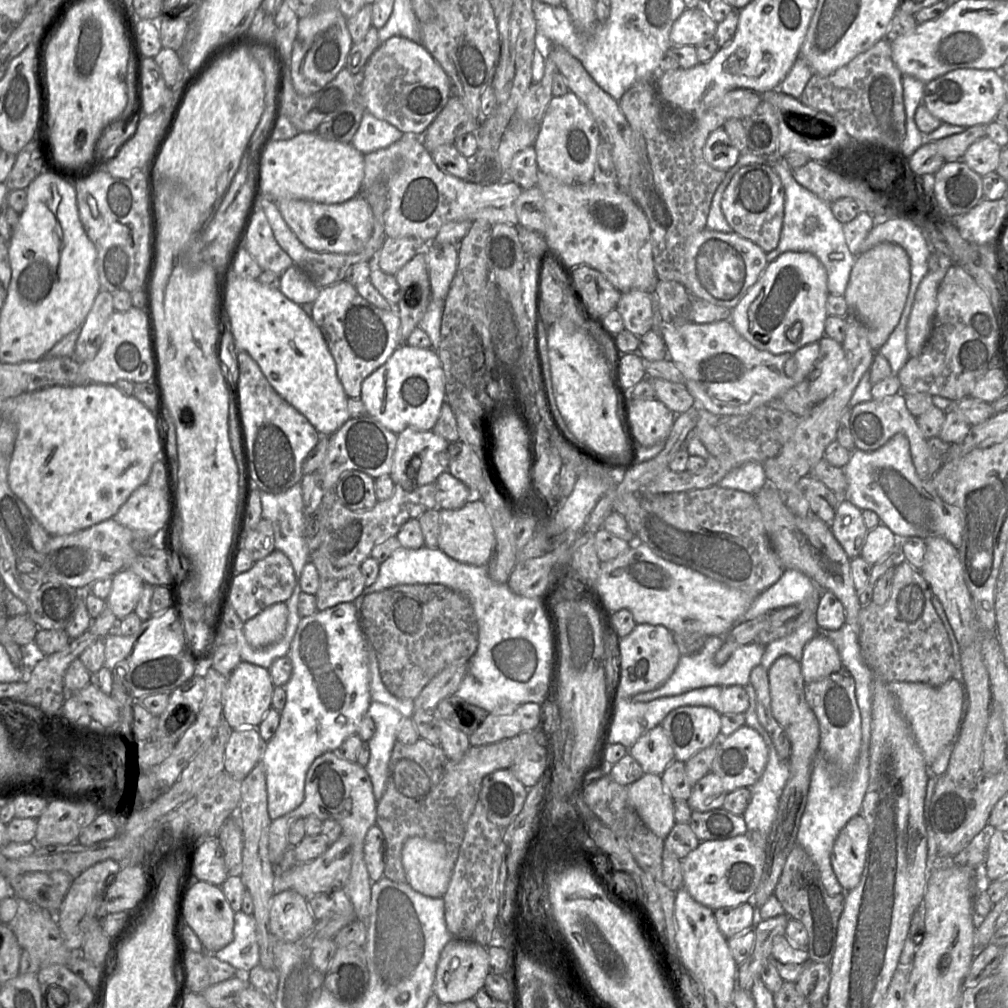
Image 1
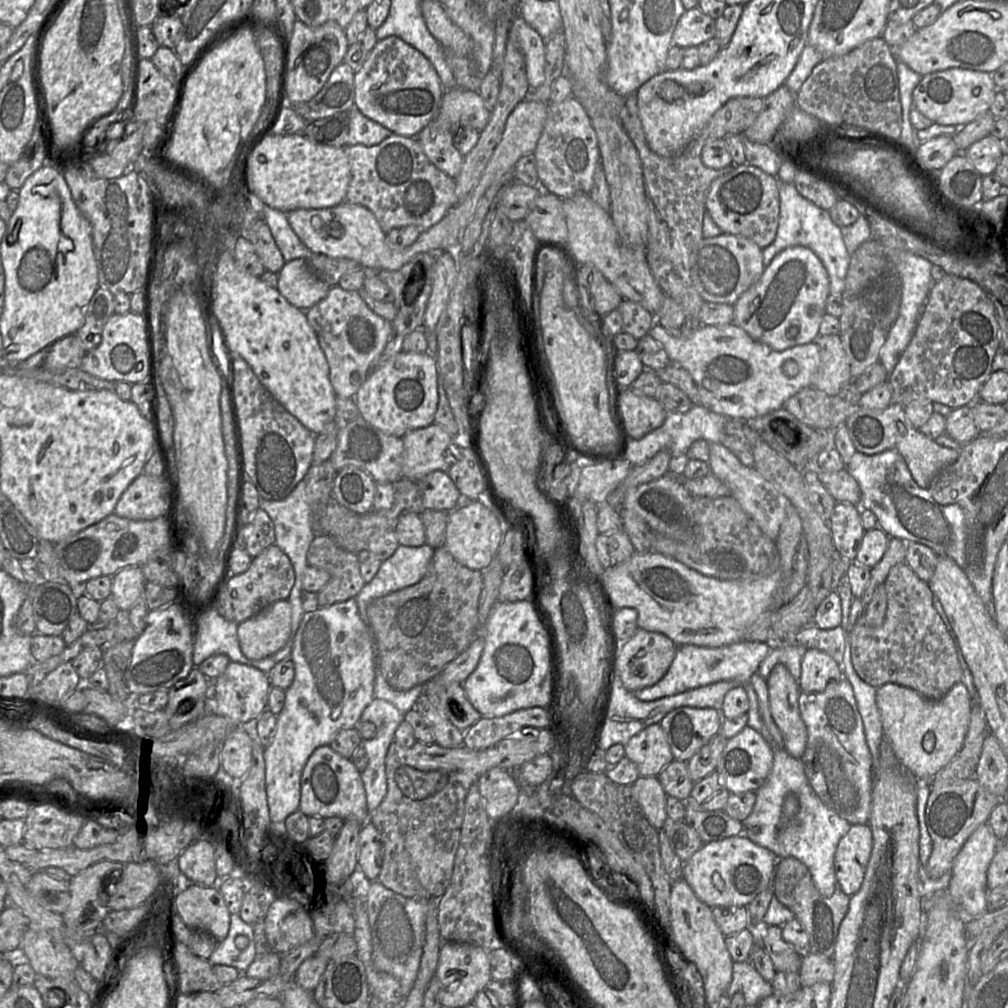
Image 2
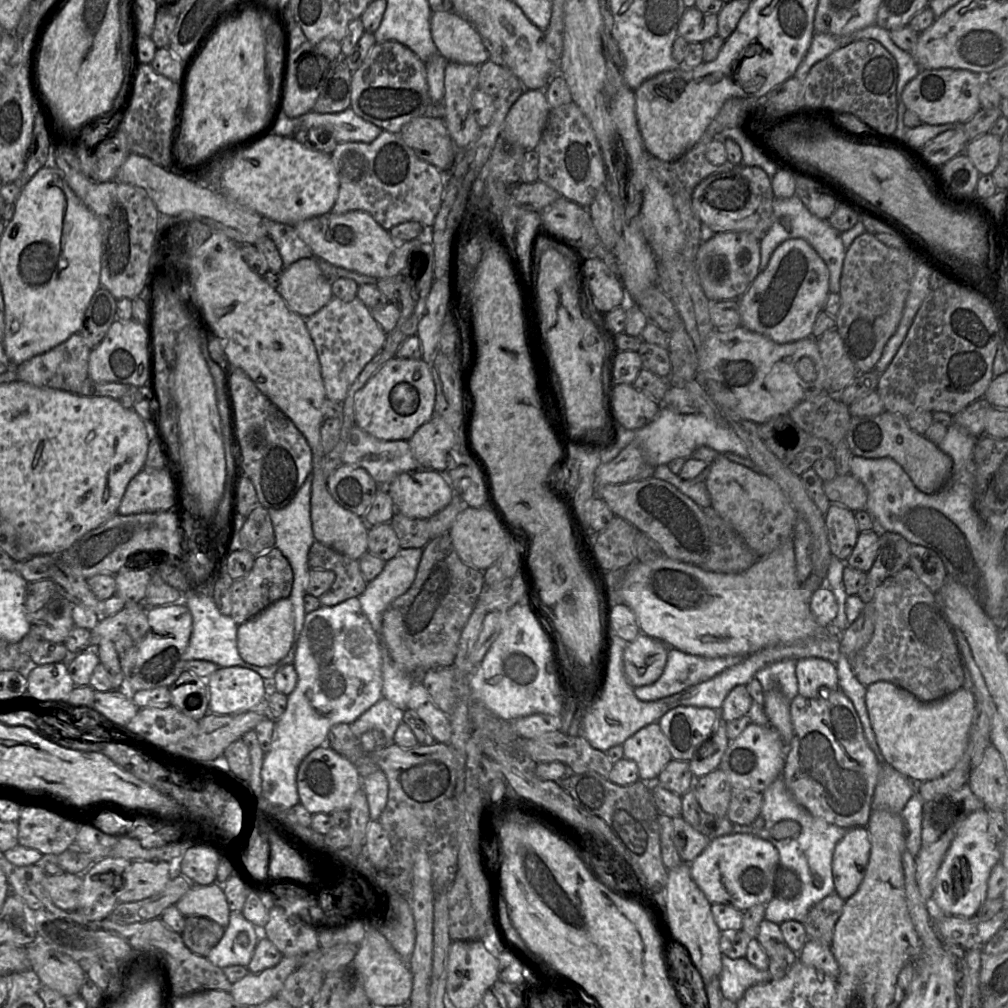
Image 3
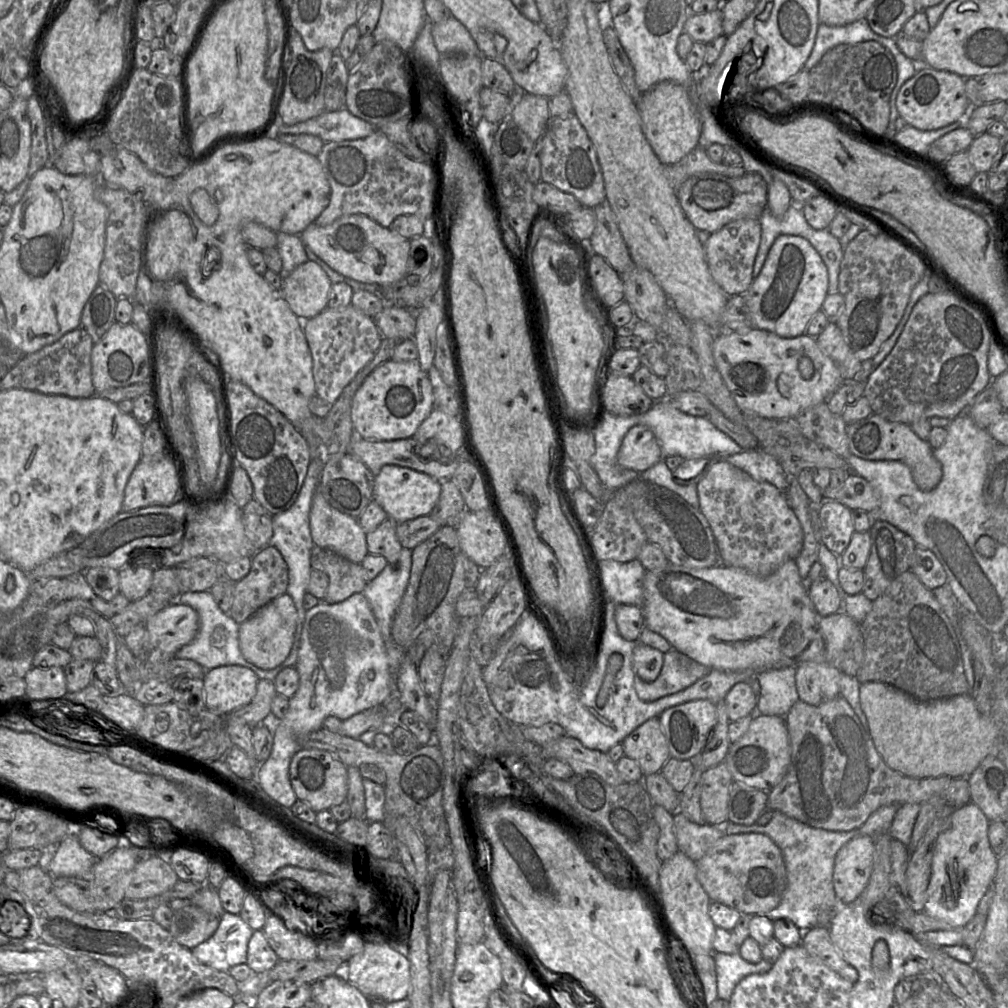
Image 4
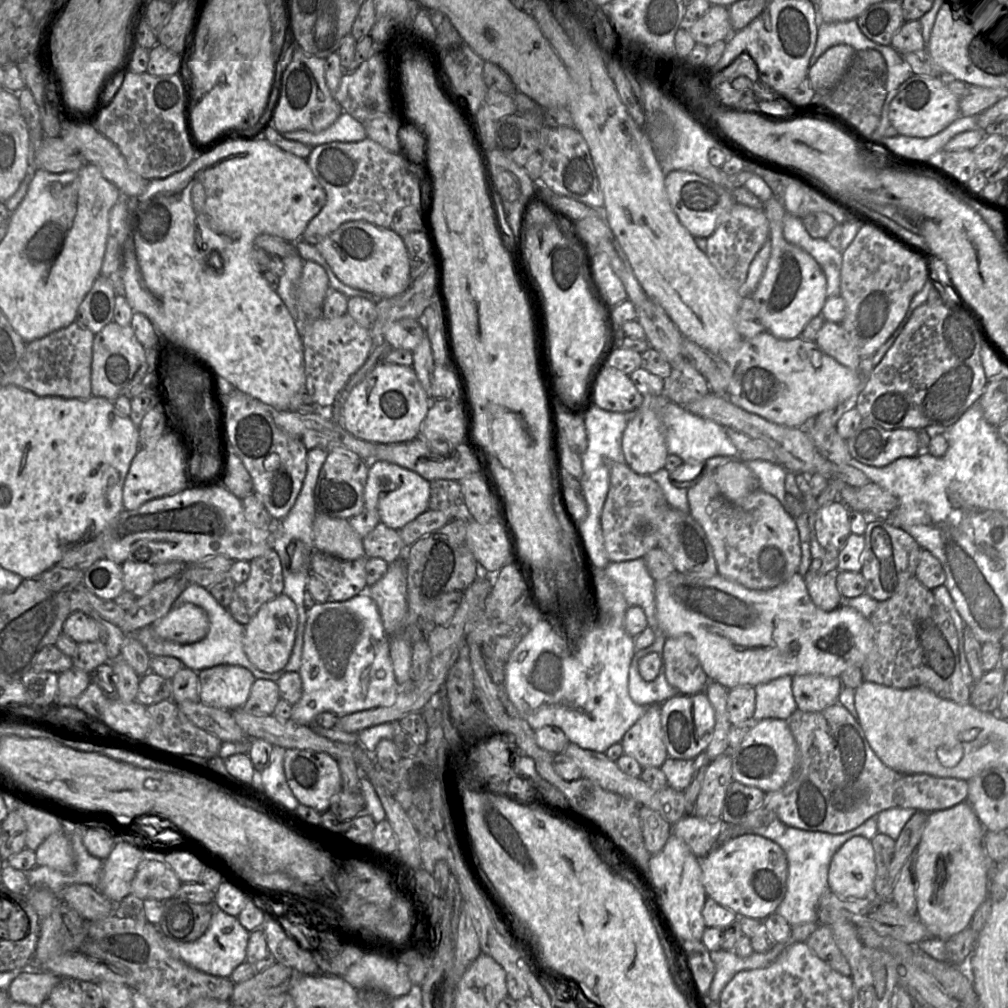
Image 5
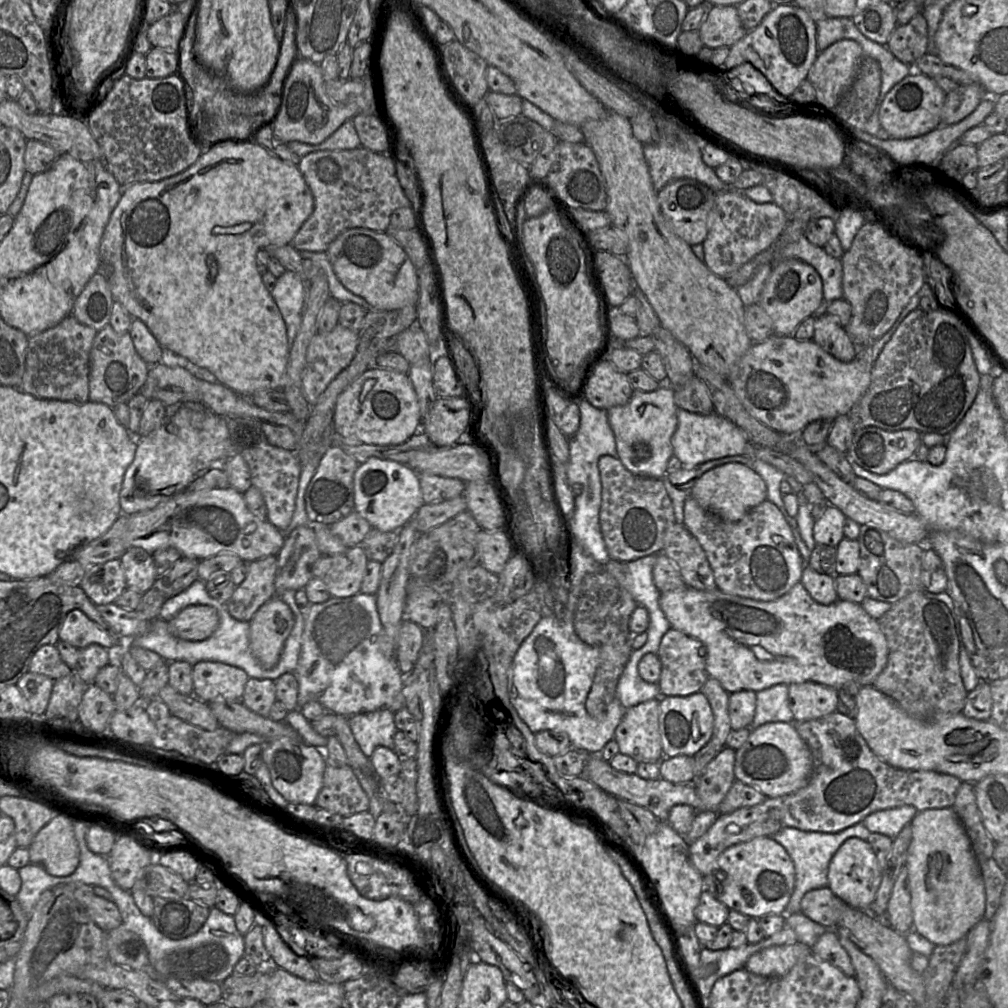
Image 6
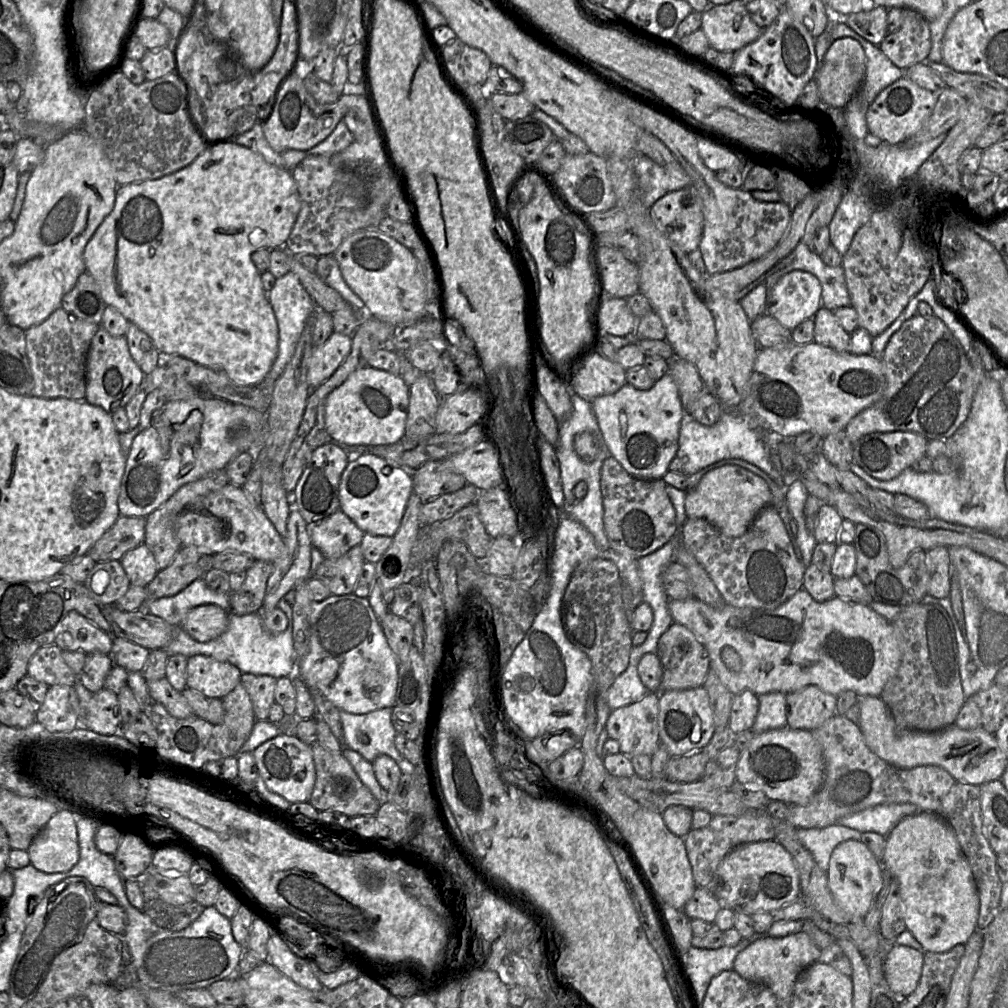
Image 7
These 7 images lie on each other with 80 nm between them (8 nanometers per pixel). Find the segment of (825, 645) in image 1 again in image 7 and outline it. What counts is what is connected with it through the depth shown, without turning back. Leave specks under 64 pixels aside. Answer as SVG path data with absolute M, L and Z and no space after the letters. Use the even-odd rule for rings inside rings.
M815 685L786 694L789 728L813 731L835 715L836 711L837 696L824 692Z

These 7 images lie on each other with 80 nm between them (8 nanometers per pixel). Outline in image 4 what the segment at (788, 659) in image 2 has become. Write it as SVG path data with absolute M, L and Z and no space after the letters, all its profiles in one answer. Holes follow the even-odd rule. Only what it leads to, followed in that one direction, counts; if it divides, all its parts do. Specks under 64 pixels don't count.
M788 666L762 671L755 677L760 684L756 712L785 717L799 700L795 681L796 667Z

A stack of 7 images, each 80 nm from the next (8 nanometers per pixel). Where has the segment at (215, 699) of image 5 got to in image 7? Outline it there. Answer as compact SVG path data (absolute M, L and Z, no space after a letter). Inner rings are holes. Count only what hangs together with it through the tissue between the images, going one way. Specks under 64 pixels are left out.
M205 655L187 659L186 688L202 695L222 699L240 682L242 672L234 665Z

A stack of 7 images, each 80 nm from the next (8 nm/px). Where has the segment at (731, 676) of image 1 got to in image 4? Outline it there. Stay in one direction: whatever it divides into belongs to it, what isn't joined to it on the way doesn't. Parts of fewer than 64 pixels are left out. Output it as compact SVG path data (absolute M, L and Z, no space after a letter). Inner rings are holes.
M672 649L664 653L664 664L657 679L645 682L635 674L634 687L642 701L655 701L684 690L709 672L708 667Z

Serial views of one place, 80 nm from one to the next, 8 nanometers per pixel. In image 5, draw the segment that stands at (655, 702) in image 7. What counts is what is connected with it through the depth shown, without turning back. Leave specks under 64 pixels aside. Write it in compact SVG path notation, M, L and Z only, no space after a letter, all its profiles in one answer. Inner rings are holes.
M660 705L646 707L643 716L631 726L621 740L623 752L643 767L661 767L669 757L663 741Z

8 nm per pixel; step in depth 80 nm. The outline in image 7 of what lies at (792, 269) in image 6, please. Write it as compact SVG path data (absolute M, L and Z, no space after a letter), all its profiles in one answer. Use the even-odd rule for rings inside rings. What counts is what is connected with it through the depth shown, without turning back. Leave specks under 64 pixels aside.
M793 270L767 293L767 311L780 324L793 330L806 319L811 319L822 307L822 286L815 275Z

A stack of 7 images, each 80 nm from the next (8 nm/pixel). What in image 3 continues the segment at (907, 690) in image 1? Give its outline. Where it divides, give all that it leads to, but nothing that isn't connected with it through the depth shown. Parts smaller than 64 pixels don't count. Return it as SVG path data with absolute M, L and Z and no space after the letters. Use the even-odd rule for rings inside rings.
M887 681L867 686L865 703L884 762L915 783L938 779L955 767L967 747L977 707L973 692L966 687L926 703Z

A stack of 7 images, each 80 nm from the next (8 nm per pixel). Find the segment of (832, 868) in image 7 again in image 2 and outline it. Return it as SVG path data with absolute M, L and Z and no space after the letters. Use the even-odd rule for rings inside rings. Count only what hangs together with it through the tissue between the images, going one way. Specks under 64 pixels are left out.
M850 824L849 831L840 839L834 855L834 871L839 888L847 896L856 894L862 885L873 847L873 836L868 824Z

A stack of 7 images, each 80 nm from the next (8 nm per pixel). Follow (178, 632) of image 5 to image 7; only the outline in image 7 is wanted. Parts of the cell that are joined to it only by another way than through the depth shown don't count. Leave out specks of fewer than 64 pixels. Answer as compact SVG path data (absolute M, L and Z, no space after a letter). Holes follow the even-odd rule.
M205 604L192 608L186 615L181 628L194 640L205 643L221 636L228 628L226 610L218 605Z

